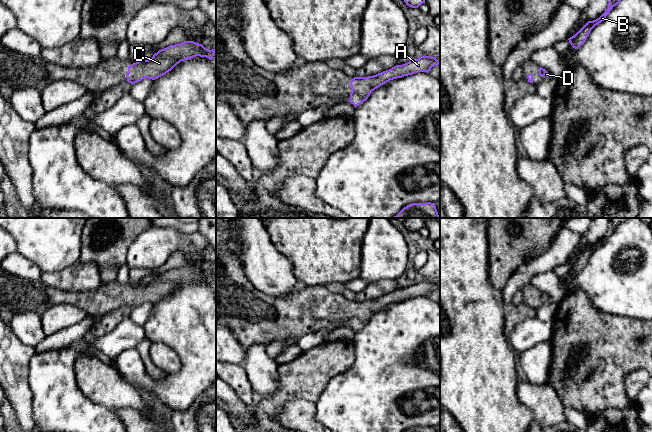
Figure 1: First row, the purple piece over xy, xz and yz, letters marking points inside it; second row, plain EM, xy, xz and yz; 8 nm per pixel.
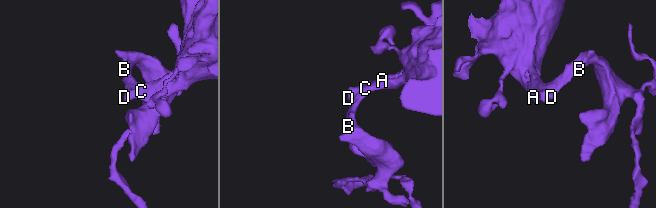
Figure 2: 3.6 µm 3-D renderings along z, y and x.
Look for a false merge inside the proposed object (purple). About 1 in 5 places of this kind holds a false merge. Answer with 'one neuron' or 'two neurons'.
one neuron

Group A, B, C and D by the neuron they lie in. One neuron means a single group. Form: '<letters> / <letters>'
A B C D

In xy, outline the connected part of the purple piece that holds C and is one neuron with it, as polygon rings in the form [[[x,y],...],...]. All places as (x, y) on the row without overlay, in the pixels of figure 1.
[[[184,265],[159,274],[148,284],[140,284],[128,290],[127,305],[135,308],[145,302],[155,304],[186,283],[196,280],[212,284],[216,273],[209,274],[194,265]]]

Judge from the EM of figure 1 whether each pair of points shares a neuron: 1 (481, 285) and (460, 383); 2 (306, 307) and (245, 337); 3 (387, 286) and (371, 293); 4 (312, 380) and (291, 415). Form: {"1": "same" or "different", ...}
{"1": "same", "2": "same", "3": "same", "4": "different"}

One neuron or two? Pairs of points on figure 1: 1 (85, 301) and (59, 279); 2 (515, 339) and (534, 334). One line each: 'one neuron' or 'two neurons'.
1: two neurons
2: one neuron

